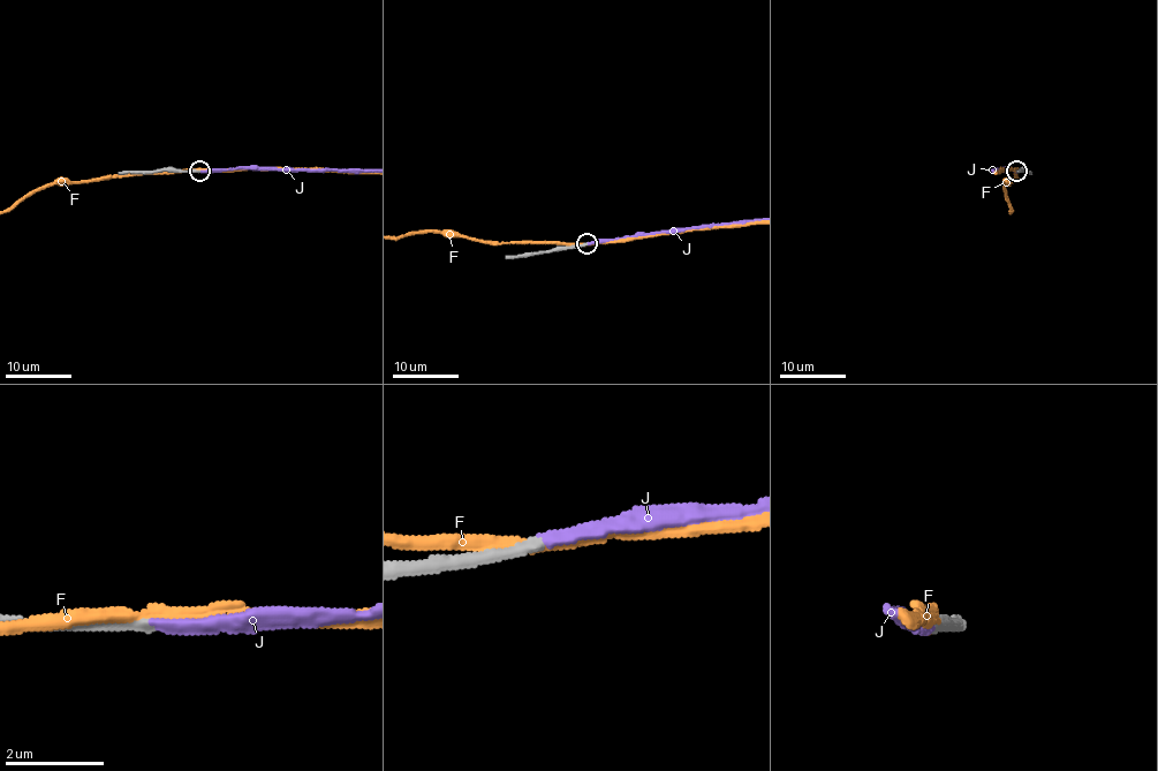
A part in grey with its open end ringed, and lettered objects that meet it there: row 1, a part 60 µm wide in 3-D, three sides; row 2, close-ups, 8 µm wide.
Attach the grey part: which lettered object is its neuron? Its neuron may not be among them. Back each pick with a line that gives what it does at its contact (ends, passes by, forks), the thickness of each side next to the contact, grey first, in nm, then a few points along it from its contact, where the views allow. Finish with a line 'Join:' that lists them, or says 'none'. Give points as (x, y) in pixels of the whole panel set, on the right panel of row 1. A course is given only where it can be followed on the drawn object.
J: it ends there; 240 nm thick on the grey side, 240 nm on the other
Join: J

